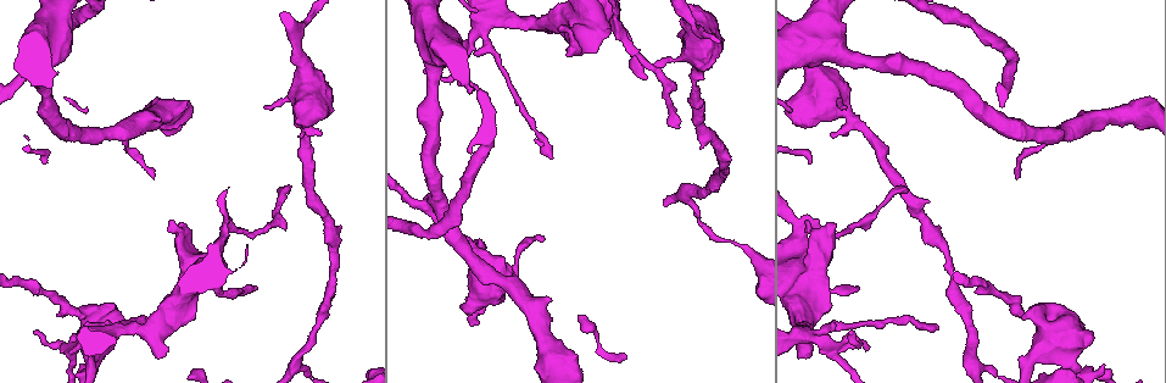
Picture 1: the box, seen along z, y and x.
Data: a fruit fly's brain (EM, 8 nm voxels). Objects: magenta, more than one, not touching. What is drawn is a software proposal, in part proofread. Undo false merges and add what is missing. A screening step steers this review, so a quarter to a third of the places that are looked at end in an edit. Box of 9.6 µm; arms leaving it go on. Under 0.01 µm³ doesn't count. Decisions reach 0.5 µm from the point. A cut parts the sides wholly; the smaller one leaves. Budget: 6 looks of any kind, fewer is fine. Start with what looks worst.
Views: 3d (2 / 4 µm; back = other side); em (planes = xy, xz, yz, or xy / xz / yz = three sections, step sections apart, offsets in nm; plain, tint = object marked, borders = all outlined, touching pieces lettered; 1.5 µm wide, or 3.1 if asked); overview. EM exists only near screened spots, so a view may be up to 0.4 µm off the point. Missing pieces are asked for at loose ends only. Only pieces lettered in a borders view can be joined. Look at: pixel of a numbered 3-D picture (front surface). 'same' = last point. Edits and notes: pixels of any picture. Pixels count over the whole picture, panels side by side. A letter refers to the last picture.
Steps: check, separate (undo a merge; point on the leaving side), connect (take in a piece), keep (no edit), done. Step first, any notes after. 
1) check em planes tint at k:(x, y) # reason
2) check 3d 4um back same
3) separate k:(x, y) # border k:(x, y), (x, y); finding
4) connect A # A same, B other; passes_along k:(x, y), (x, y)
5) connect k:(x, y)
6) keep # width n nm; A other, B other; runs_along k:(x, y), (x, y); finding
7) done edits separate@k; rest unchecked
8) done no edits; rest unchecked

check 3d 2um at 1:(797, 357) # branch stops here

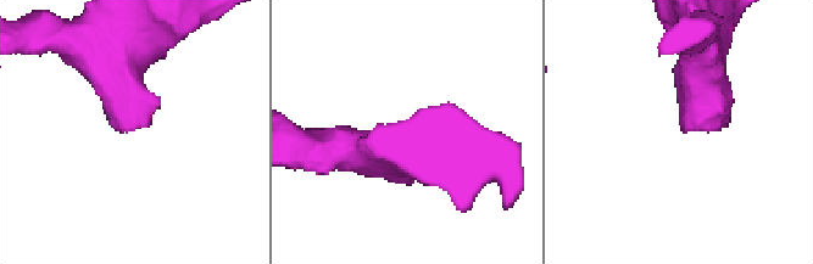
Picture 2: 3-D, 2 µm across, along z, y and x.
check em planes borders at 2:(131, 129)

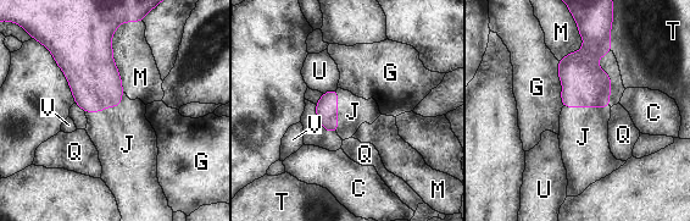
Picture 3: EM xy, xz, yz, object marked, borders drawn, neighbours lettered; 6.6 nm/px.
connect J # C other, G other, J same, M other, Q other, T other, U other, V other; passes_along 3:(93, 76), (107, 106), (123, 137); the cell continues

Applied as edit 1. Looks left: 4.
check em planes plain at 1:(549, 158) # tapers out

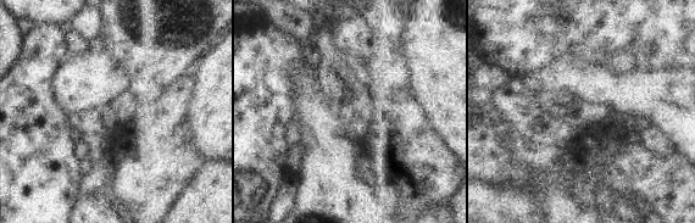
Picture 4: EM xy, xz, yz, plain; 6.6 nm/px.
check em planes borders same

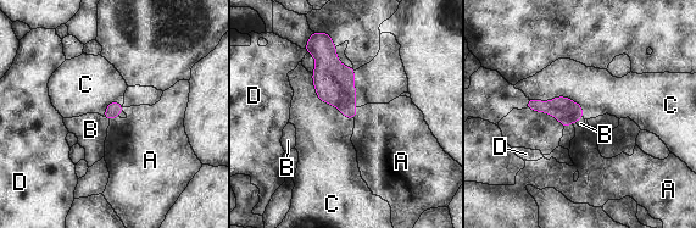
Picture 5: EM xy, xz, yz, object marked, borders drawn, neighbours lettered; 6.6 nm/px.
keep # width 100 nm; A other, B other, C other, D other; border 5:(528, 96), (568, 96), (584, 117); no lettered piece goes on from it

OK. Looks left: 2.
check 3d 4um at 1:(219, 296) # calibre changes

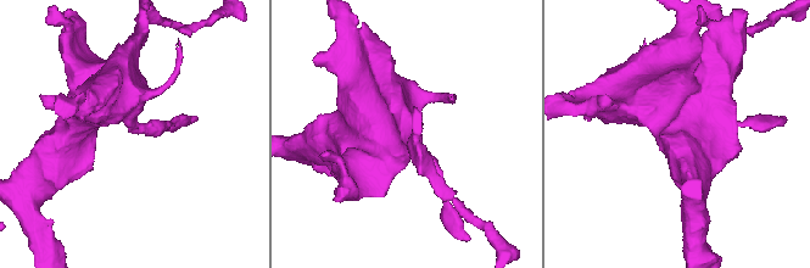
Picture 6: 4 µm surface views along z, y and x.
check em planes borders at 6:(131, 130)

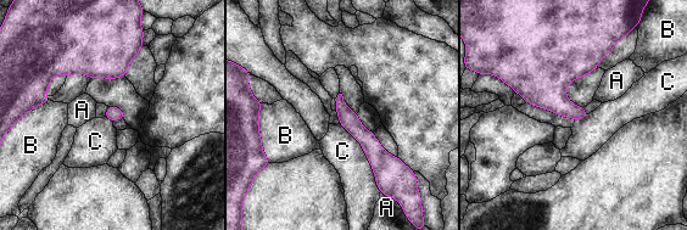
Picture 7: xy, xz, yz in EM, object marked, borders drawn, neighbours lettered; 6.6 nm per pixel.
keep # width 100 nm; A other, B other, C other; runs_along 7:(340, 99), (380, 160), (380, 178); one cell here

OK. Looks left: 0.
done edits connect@3; rest unchecked

